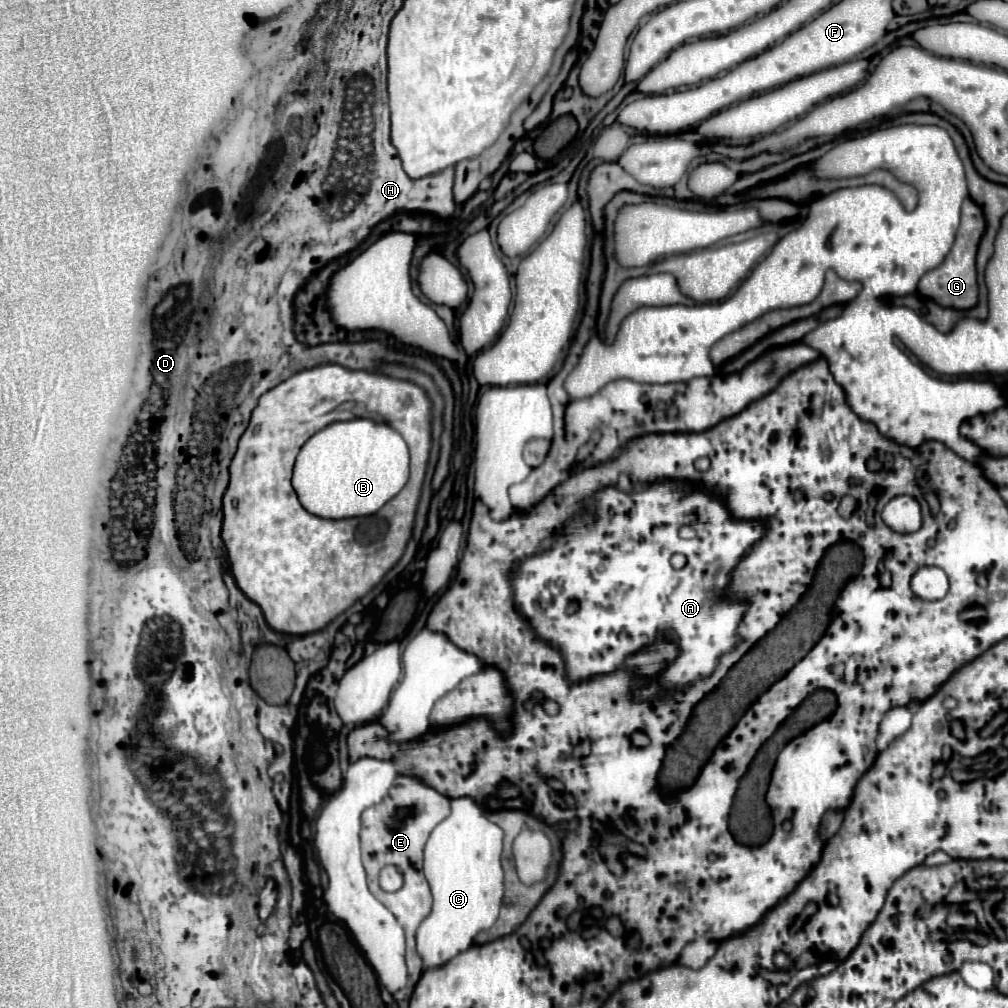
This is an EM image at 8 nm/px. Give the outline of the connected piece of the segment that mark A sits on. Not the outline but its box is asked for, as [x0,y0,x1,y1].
[511,480,765,700]

